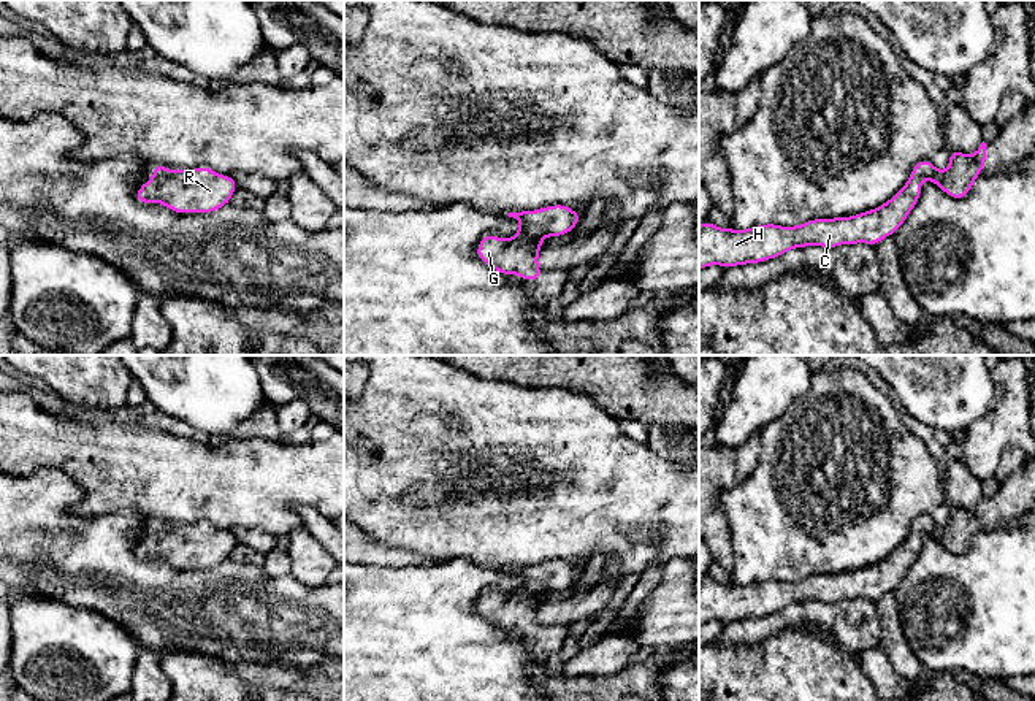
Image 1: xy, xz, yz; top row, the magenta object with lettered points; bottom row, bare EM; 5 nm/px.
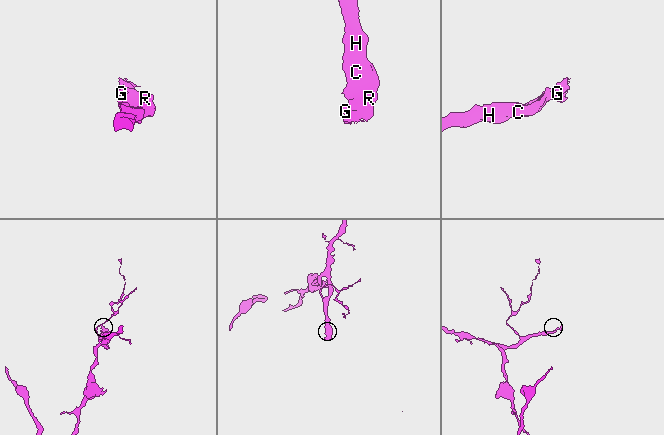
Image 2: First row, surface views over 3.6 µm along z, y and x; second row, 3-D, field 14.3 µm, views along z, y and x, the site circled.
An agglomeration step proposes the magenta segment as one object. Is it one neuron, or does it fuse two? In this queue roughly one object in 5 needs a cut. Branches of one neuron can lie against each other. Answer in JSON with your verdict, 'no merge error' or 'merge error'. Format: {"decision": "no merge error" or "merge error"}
{"decision": "no merge error"}

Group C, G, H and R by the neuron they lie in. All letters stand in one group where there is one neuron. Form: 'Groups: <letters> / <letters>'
Groups: C G H R

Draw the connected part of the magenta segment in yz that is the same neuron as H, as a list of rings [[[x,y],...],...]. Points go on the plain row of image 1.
[[[986,498],[973,511],[949,506],[949,522],[938,527],[930,515],[915,519],[905,541],[881,561],[850,573],[812,574],[796,582],[777,579],[747,585],[720,584],[705,576],[699,580],[699,625],[759,619],[805,601],[837,603],[873,599],[896,590],[921,550],[921,538],[930,534],[951,554],[964,554],[986,520]]]

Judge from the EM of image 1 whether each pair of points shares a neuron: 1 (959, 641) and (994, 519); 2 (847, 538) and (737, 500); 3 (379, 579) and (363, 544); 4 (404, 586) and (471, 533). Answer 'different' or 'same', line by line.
1: different
2: same
3: different
4: different

